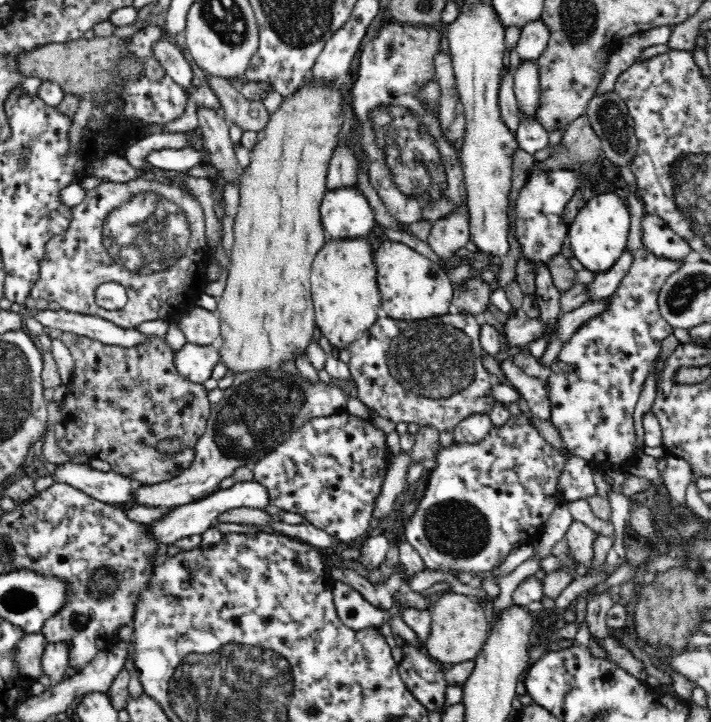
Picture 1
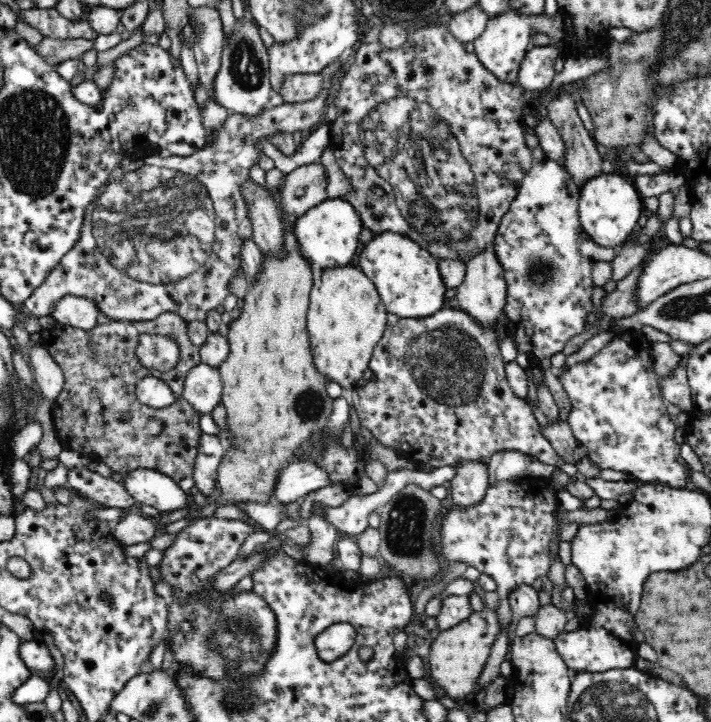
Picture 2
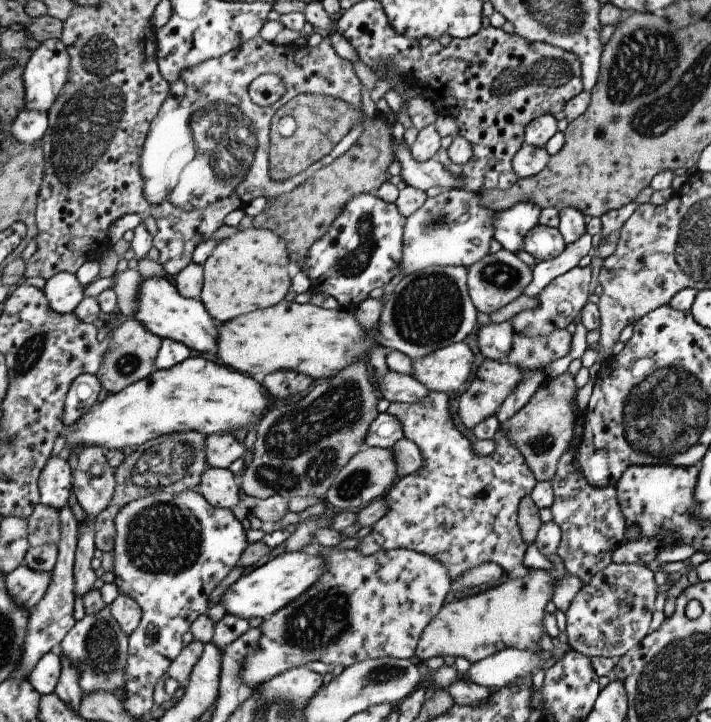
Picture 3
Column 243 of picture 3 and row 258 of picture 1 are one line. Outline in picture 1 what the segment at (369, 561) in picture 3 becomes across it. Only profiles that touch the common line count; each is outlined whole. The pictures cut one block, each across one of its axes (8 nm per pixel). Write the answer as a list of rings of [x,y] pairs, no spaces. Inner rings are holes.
[[[647,213],[641,224],[643,248],[657,258],[684,260],[690,253],[691,247],[662,218]]]

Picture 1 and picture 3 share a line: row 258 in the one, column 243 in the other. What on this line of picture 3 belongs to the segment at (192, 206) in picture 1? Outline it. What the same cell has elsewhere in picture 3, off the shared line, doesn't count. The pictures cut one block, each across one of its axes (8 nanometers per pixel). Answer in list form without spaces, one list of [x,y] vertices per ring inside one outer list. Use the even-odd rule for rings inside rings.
[[[259,35],[235,50],[202,62],[194,68],[184,70],[178,82],[169,84],[168,98],[162,104],[156,118],[150,122],[145,146],[140,154],[140,176],[144,198],[150,208],[147,214],[154,217],[158,232],[152,244],[160,253],[158,262],[166,271],[169,279],[175,278],[190,262],[198,244],[212,238],[212,235],[224,225],[226,216],[237,209],[244,209],[246,203],[256,198],[272,199],[292,192],[300,184],[304,184],[318,170],[325,168],[343,156],[354,145],[362,134],[362,124],[354,124],[354,128],[342,138],[341,142],[330,154],[314,162],[302,173],[284,181],[274,181],[269,174],[270,124],[274,114],[289,100],[298,94],[324,94],[338,100],[344,100],[356,108],[362,109],[362,87],[354,70],[353,63],[341,58],[332,46],[329,36],[323,38],[316,47],[298,47],[292,45],[276,45],[266,42]],[[264,74],[278,74],[286,86],[284,96],[271,106],[258,106],[250,99],[249,86]]]

